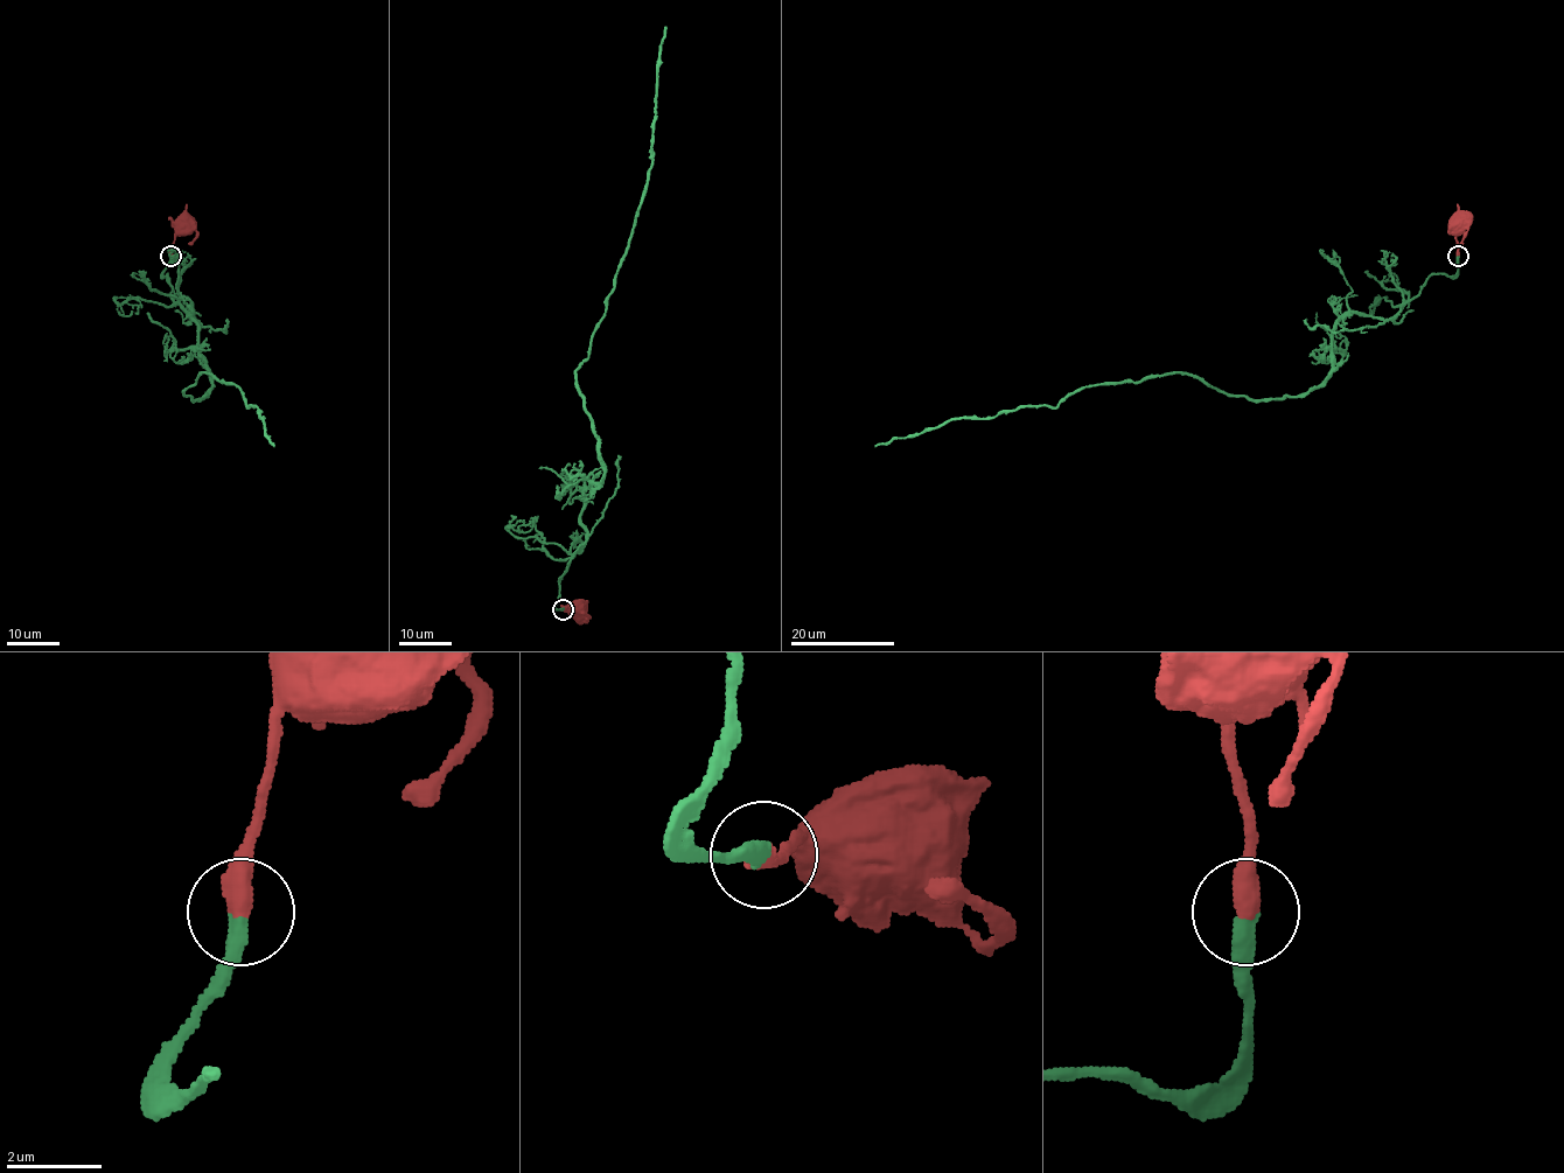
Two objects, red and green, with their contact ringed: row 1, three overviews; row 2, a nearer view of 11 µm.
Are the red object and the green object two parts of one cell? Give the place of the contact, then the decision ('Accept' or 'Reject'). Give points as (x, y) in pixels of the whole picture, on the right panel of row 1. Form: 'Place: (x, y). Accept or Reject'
Place: (1458, 256). Accept

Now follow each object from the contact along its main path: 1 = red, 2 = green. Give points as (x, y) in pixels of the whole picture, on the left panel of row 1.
1: (172, 257), (175, 229), (183, 224)
2: (172, 257), (163, 274), (194, 314), (211, 386), (201, 399), (184, 395), (201, 372), (236, 385), (274, 447)

